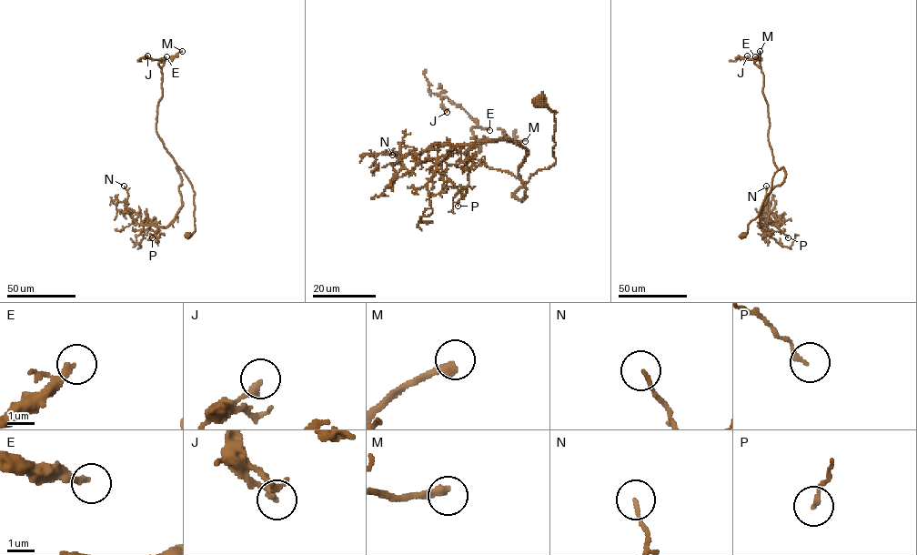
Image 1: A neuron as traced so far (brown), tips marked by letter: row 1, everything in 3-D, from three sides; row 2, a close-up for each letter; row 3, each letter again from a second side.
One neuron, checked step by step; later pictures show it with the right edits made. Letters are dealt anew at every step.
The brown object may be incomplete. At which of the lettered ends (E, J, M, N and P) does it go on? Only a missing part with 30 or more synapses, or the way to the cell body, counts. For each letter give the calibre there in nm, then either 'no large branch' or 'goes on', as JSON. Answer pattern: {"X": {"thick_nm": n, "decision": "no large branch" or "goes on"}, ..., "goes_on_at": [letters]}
{"E": {"thick_nm": 280, "decision": "goes on"}, "J": {"thick_nm": 260, "decision": "no large branch"}, "M": {"thick_nm": 320, "decision": "goes on"}, "N": {"thick_nm": 110, "decision": "no large branch"}, "P": {"thick_nm": 140, "decision": "no large branch"}, "goes_on_at": ["E", "M"]}

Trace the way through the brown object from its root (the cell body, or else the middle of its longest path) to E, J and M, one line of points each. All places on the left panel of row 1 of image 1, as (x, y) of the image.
E: (187, 234), (195, 230), (195, 193), (156, 127), (162, 95), (162, 69), (158, 64), (166, 56)
J: (187, 234), (195, 230), (195, 193), (156, 133), (161, 60), (147, 55)
M: (187, 234), (195, 230), (195, 193), (156, 127), (162, 95), (162, 66), (182, 51)

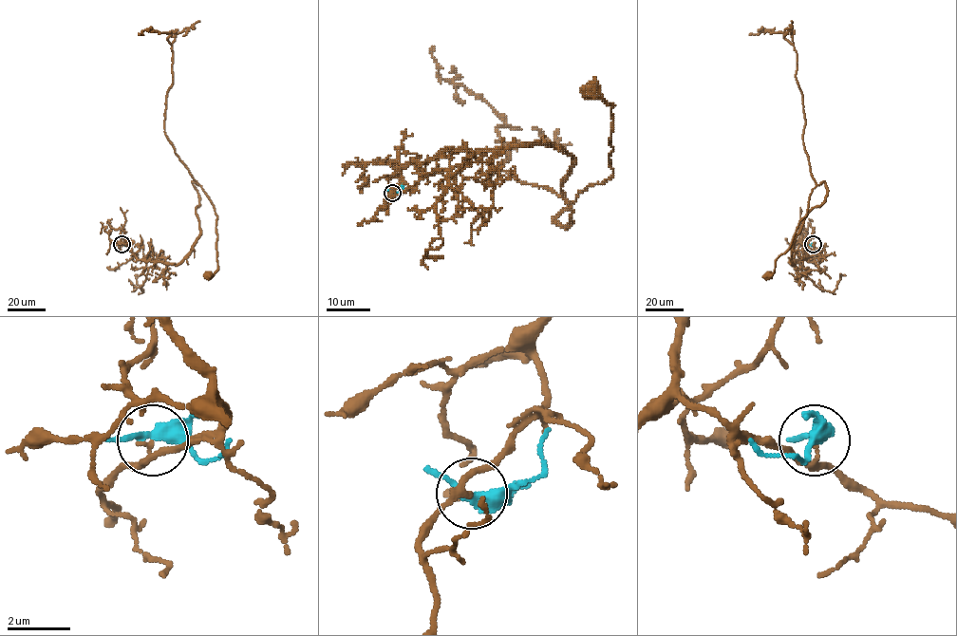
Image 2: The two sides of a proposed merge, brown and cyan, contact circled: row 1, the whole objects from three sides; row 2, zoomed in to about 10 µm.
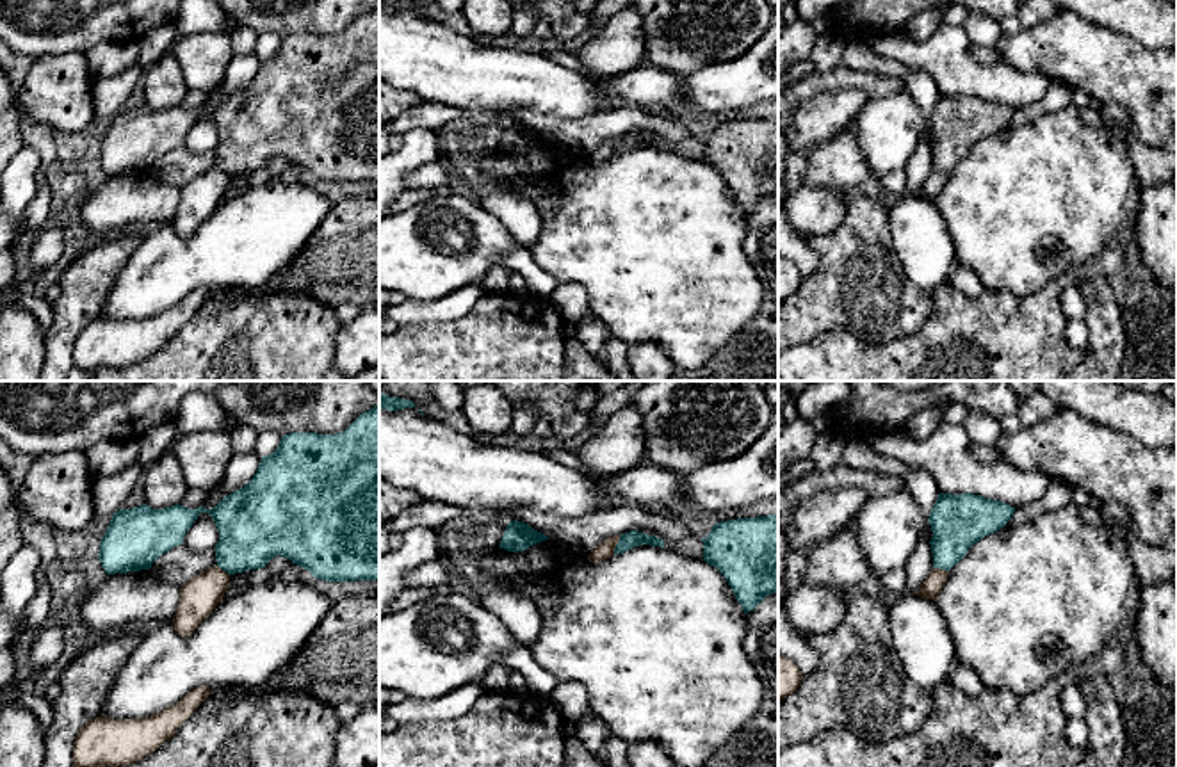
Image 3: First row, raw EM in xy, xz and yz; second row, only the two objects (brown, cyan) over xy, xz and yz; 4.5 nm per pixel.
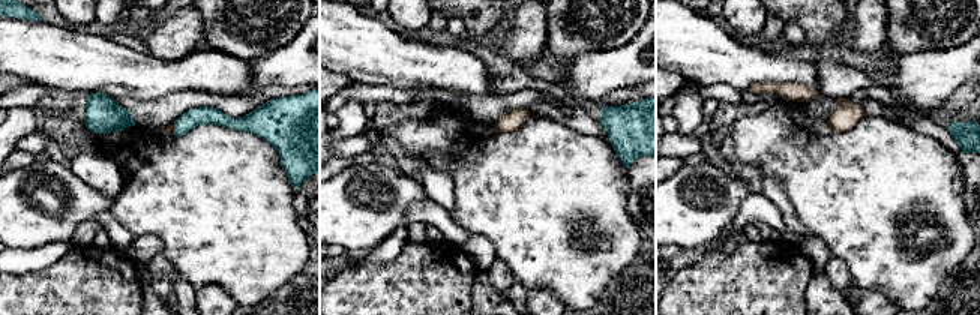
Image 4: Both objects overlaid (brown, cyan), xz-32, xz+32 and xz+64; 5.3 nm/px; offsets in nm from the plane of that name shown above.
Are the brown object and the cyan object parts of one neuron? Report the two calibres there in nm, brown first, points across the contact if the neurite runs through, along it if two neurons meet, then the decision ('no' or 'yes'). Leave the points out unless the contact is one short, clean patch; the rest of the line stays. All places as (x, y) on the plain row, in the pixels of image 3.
80/80 nm | along xz (620, 137), (613, 155) | no

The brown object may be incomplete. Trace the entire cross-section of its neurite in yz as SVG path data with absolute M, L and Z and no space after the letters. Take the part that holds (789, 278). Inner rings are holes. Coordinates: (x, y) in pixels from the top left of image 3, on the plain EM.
M778 254L778 301L792 295L803 283L803 276L798 267Z

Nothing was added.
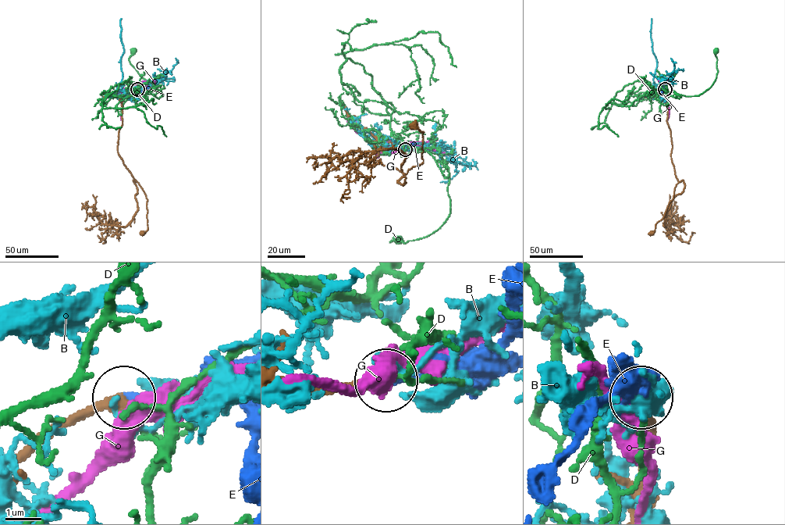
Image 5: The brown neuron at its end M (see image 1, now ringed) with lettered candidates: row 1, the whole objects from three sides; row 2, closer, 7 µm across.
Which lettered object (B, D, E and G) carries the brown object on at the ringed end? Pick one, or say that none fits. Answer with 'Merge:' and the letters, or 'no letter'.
Merge: E

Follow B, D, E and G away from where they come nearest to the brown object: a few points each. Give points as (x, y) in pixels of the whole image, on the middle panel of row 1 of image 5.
B: (404, 148), (421, 144), (399, 144), (376, 138), (371, 133), (378, 130), (375, 135), (380, 130), (377, 126)
D: (405, 148), (428, 151), (446, 177), (437, 160), (446, 162), (450, 212), (424, 237), (399, 240)
E: (404, 148), (426, 148)
G: (404, 148), (387, 154), (378, 151), (381, 148), (398, 143), (436, 141)

